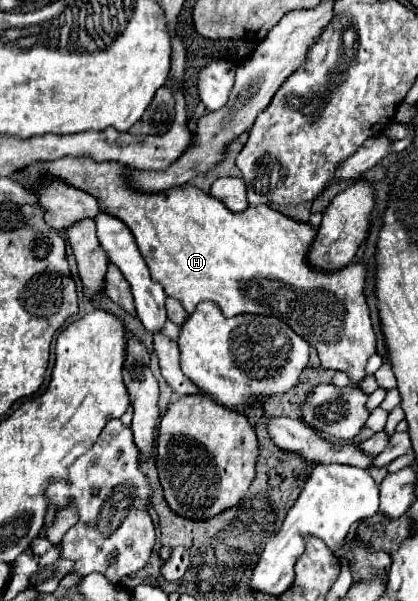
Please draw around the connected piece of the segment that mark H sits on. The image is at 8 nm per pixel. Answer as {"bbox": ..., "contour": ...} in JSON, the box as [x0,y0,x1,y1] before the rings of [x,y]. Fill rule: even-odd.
{"bbox":[22,158,376,384],"contour":[[[60,158],[54,162],[36,162],[24,168],[22,174],[50,174],[64,182],[78,186],[92,194],[102,212],[114,214],[132,230],[140,254],[144,256],[154,282],[160,282],[170,298],[182,302],[186,318],[194,312],[198,302],[210,300],[220,306],[226,318],[236,314],[264,314],[286,322],[298,336],[318,350],[324,368],[344,370],[352,382],[358,384],[366,372],[366,360],[376,352],[376,332],[366,304],[366,262],[358,260],[340,270],[318,270],[308,262],[310,246],[318,234],[318,228],[310,222],[294,220],[270,206],[248,206],[244,212],[228,210],[220,200],[204,194],[194,186],[178,186],[164,190],[162,194],[142,194],[132,190],[124,180],[124,168],[116,162],[92,162],[90,158]]]}

